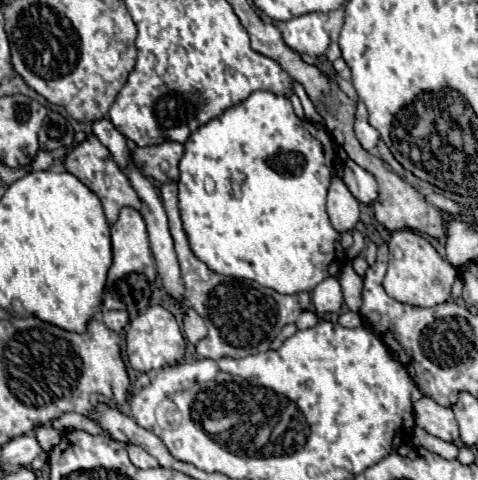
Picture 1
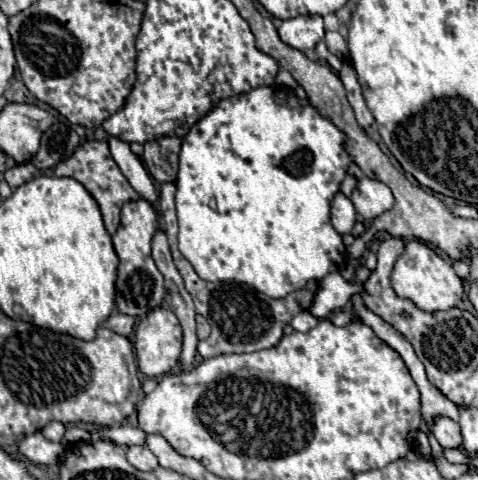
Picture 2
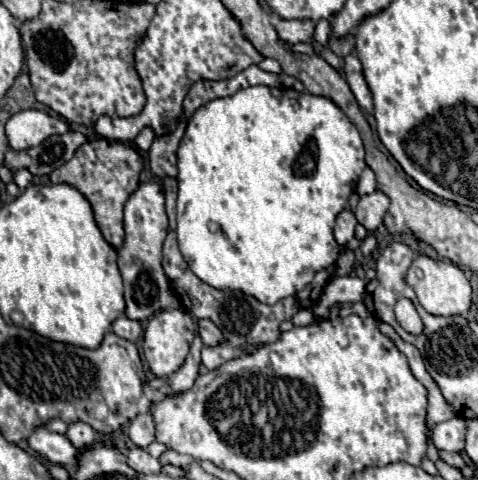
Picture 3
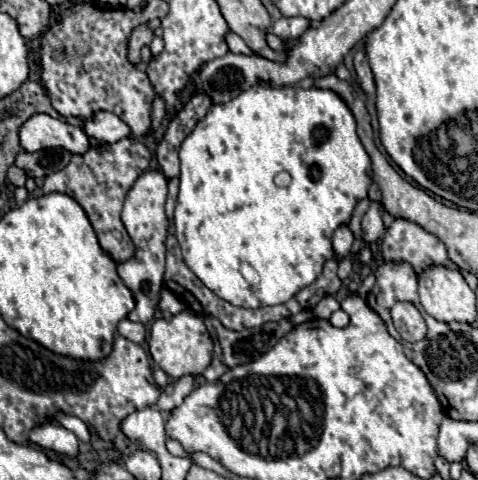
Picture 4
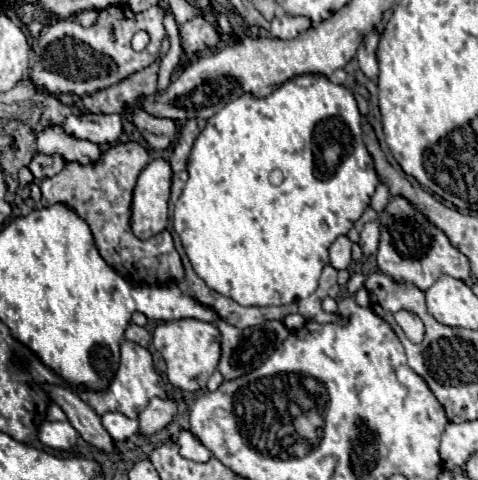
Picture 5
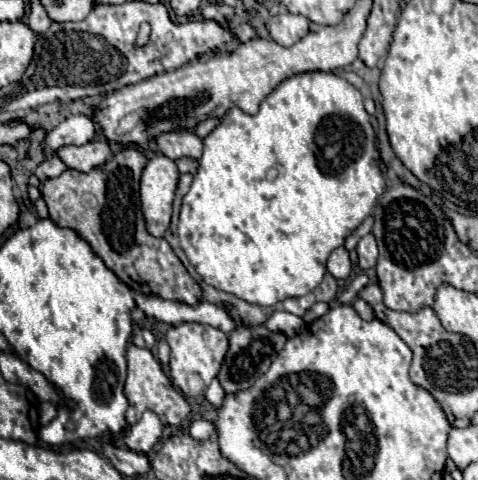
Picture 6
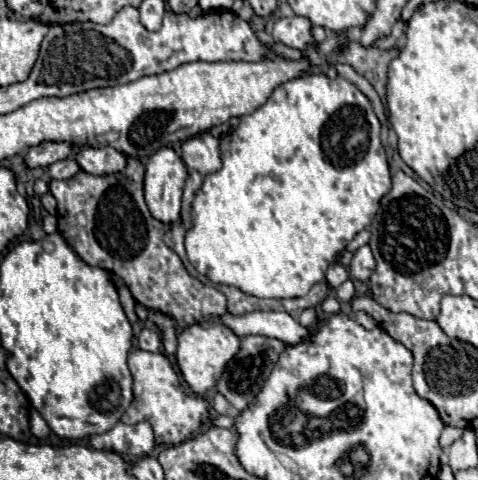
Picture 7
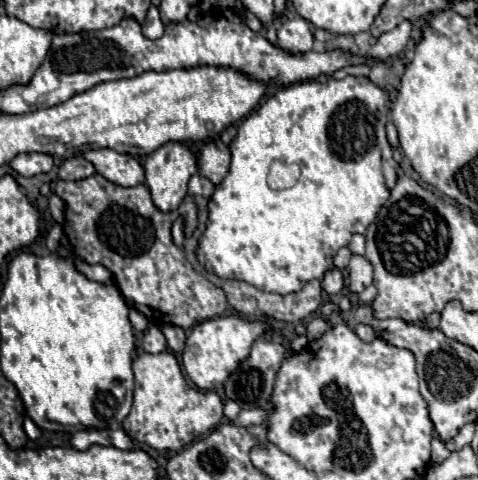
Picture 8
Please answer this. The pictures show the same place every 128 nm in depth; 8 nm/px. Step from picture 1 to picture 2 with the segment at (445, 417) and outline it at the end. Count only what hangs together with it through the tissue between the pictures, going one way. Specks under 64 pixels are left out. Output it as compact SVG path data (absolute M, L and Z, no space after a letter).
M438 418L434 422L432 434L440 442L442 448L460 448L462 446L462 436L460 436L460 426L450 420L450 418Z

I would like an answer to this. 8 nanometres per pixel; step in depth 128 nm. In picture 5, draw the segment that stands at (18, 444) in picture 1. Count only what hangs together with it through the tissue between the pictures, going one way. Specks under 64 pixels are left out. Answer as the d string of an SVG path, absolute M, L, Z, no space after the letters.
M68 422L46 424L46 428L38 432L38 440L44 446L56 448L56 450L68 450L68 446L76 444L76 438L78 438L78 432Z

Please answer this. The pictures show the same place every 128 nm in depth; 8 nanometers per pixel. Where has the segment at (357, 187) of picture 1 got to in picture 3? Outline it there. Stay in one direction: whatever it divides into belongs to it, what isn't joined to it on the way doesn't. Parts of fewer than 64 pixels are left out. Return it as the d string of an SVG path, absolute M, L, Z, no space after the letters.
M376 190L374 194L362 196L360 204L356 208L356 220L368 230L368 232L376 232L378 226L384 220L384 214L388 210L388 196L384 196L380 190Z

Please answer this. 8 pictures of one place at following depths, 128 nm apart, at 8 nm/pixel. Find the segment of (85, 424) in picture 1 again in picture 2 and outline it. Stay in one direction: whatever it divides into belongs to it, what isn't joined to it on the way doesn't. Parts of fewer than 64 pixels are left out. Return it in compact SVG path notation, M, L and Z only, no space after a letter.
M116 426L116 428L104 428L104 432L92 432L92 440L100 440L100 438L108 438L116 444L122 446L144 446L146 444L146 432L140 428L132 428L132 426Z

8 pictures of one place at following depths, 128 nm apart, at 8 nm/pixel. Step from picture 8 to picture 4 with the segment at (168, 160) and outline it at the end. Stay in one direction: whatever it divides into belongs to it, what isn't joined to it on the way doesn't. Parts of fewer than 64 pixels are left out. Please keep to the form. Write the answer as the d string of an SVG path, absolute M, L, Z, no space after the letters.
M146 170L144 174L140 174L124 200L122 222L136 246L136 254L132 260L118 264L118 274L136 298L136 308L128 314L132 322L142 324L150 322L156 312L156 296L160 294L164 274L164 240L168 230L164 204L166 204L166 176L162 174L162 170Z

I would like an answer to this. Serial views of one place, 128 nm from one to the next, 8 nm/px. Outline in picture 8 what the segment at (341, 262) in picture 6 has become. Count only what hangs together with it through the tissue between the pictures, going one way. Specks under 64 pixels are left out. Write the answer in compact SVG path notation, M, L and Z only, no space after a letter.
M334 268L334 270L328 270L328 272L324 274L324 278L322 278L322 288L324 288L324 292L330 294L330 296L340 294L342 288L344 288L344 276L342 276L342 272L336 270L336 268Z

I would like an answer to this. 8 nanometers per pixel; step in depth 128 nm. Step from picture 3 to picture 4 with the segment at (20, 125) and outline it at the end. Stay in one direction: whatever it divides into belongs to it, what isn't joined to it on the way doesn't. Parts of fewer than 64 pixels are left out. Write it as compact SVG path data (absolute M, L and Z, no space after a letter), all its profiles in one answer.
M36 114L20 128L20 144L26 152L38 152L42 148L64 148L70 154L86 154L90 140L82 128L70 126L48 114Z

